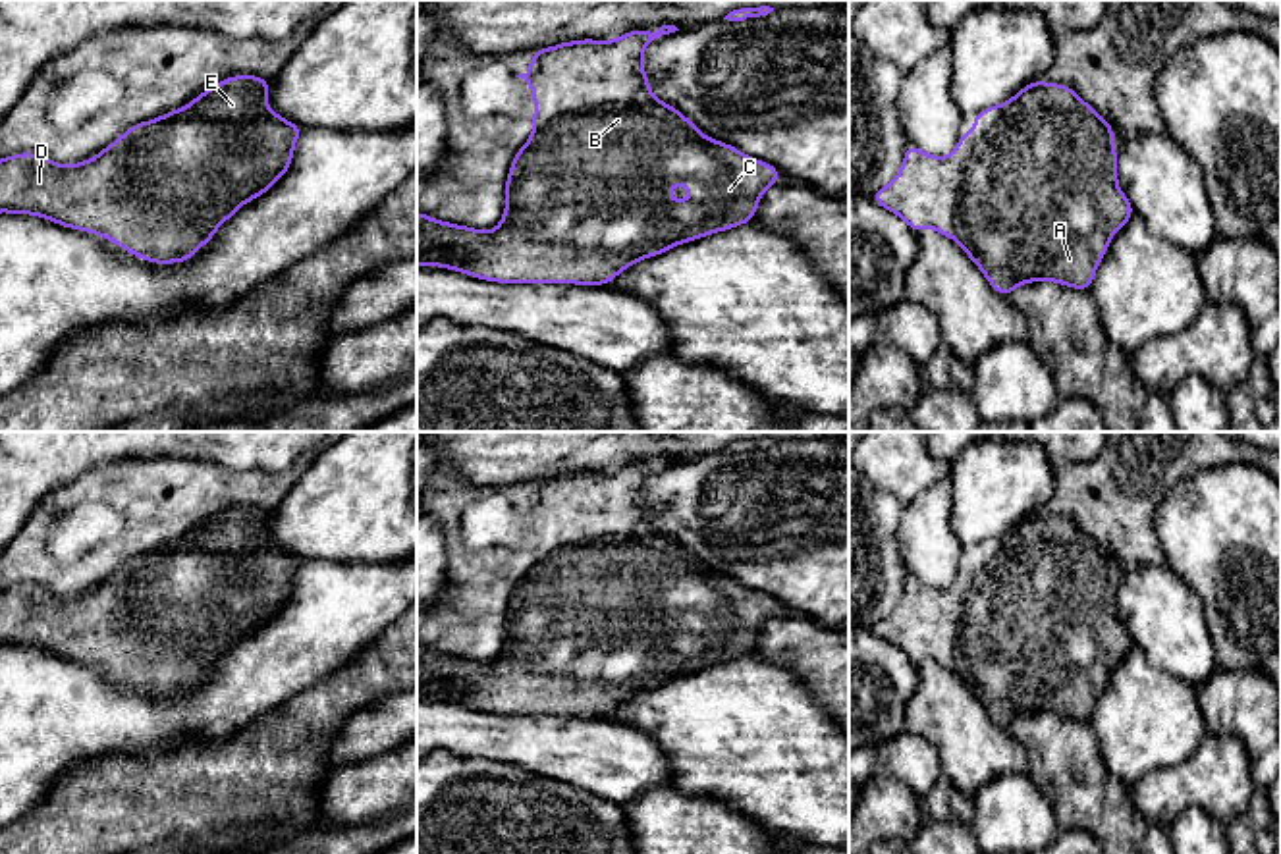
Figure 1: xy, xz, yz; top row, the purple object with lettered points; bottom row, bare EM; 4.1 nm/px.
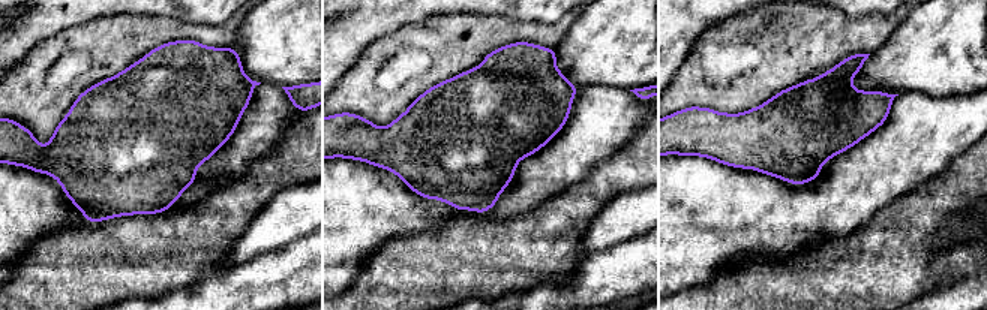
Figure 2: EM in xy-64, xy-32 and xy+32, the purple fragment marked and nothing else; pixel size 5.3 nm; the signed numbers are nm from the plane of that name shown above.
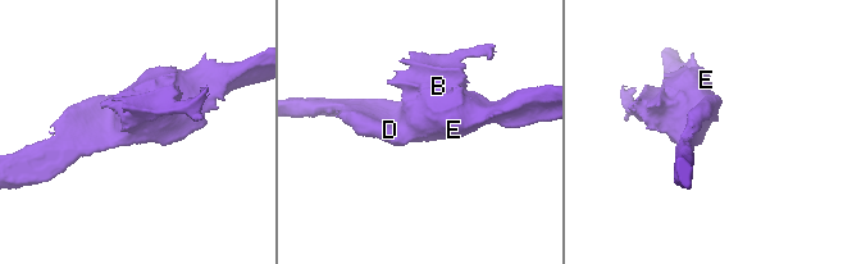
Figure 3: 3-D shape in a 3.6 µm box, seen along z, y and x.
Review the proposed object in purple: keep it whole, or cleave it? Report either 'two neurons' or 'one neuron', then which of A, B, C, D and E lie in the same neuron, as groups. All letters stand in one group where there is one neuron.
one neuron; A B C D E

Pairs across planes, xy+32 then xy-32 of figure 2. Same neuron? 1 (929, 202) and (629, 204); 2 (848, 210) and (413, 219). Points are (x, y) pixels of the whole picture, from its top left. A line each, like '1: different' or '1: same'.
1: different
2: same

